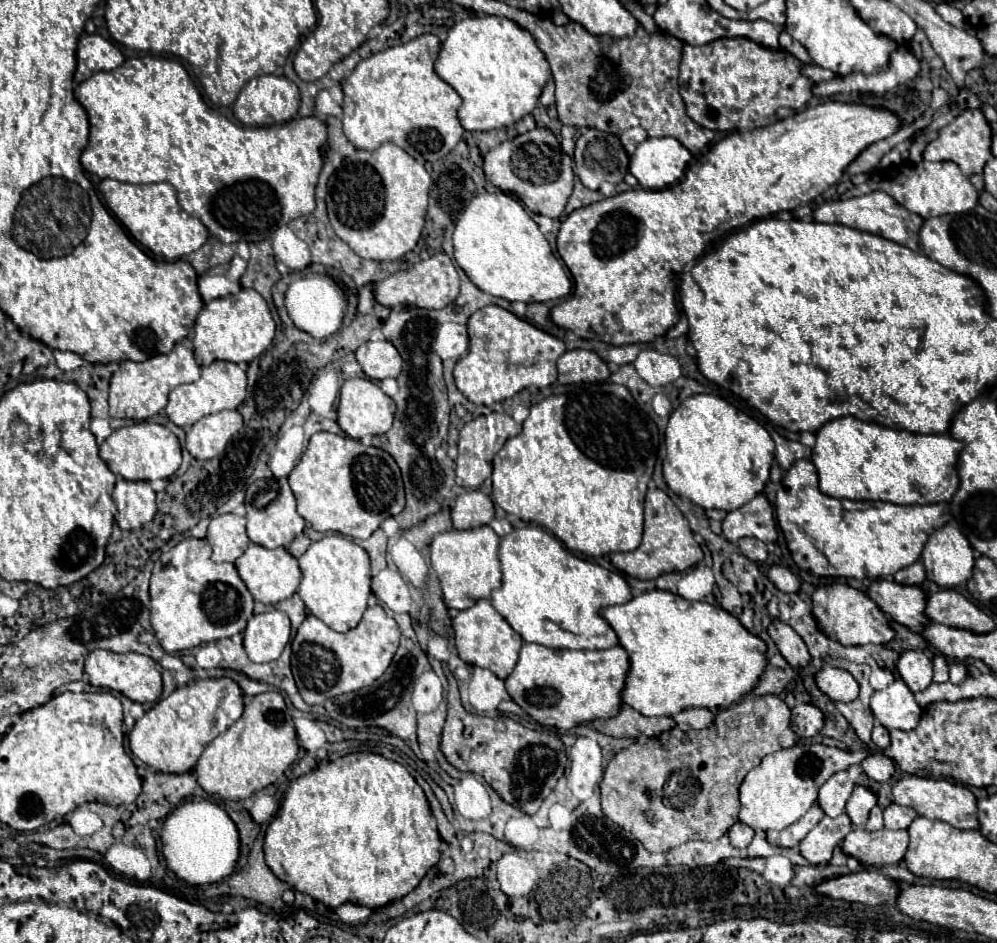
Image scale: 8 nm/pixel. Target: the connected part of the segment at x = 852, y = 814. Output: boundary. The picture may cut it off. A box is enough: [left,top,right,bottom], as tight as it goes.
[846,787,876,827]

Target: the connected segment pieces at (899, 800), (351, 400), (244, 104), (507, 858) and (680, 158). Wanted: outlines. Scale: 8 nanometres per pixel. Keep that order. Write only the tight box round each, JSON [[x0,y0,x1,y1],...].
[[892,775,978,829],[338,377,394,439],[234,75,300,127],[496,853,538,897],[630,137,690,189]]

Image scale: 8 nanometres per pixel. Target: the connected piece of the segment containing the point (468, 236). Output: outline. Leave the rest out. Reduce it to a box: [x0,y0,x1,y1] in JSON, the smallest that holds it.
[452,191,573,317]

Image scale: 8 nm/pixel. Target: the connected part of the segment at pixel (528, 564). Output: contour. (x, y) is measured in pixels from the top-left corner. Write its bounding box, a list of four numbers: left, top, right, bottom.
[490,523,630,649]

